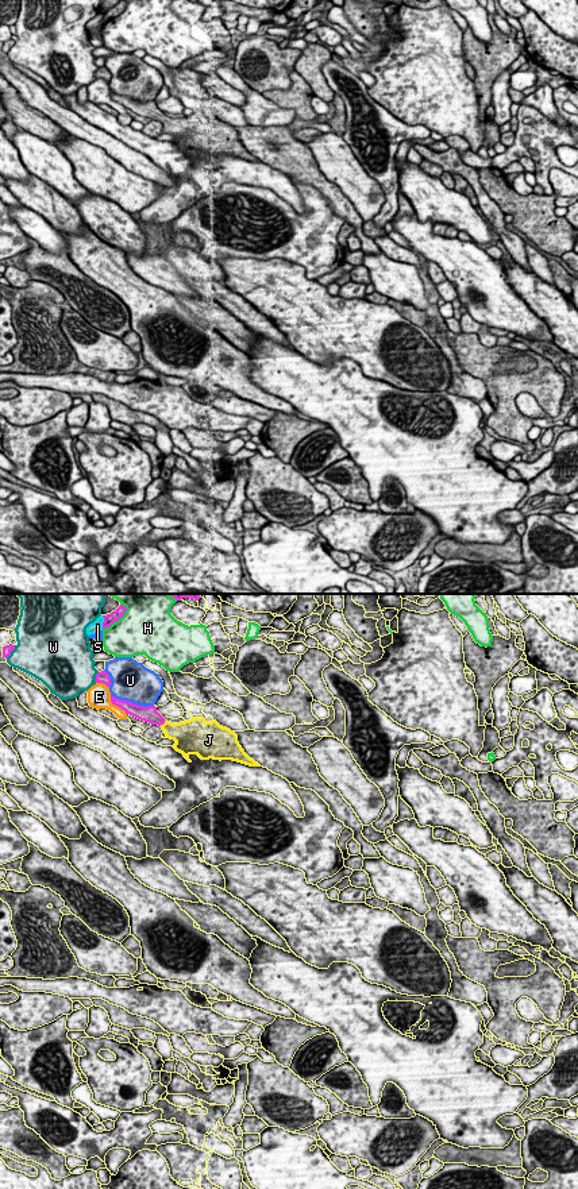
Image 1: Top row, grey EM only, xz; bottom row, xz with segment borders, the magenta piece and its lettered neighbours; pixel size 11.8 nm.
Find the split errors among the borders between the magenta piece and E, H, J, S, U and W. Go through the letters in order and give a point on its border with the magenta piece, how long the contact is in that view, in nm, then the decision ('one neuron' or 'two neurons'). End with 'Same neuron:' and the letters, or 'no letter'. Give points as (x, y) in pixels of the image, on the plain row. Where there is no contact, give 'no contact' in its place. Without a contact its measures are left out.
E: contact xz (116, 100); length 320 nm; two neurons
H: contact xz (118, 15); length 400 nm; two neurons
J: contact xz (162, 119); length 110 nm; one neuron
S: contact xz (103, 18); length 160 nm; two neurons
U: contact xz (133, 99); length 550 nm; two neurons
W: contact xz (11, 46); length 200 nm; two neurons
Same neuron: J

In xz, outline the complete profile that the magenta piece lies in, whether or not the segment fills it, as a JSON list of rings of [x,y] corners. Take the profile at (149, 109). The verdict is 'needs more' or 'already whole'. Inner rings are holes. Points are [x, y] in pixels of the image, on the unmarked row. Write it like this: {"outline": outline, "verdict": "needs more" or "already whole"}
{"outline": [[[111,90],[112,100],[120,103],[140,116],[162,123],[163,134],[174,135],[173,143],[189,155],[189,150],[197,150],[201,155],[232,155],[250,162],[259,162],[250,154],[238,138],[238,131],[216,116],[207,117],[204,113],[192,113],[185,117],[167,117],[155,101],[138,101],[127,96],[116,94]]], "verdict": "needs more"}

